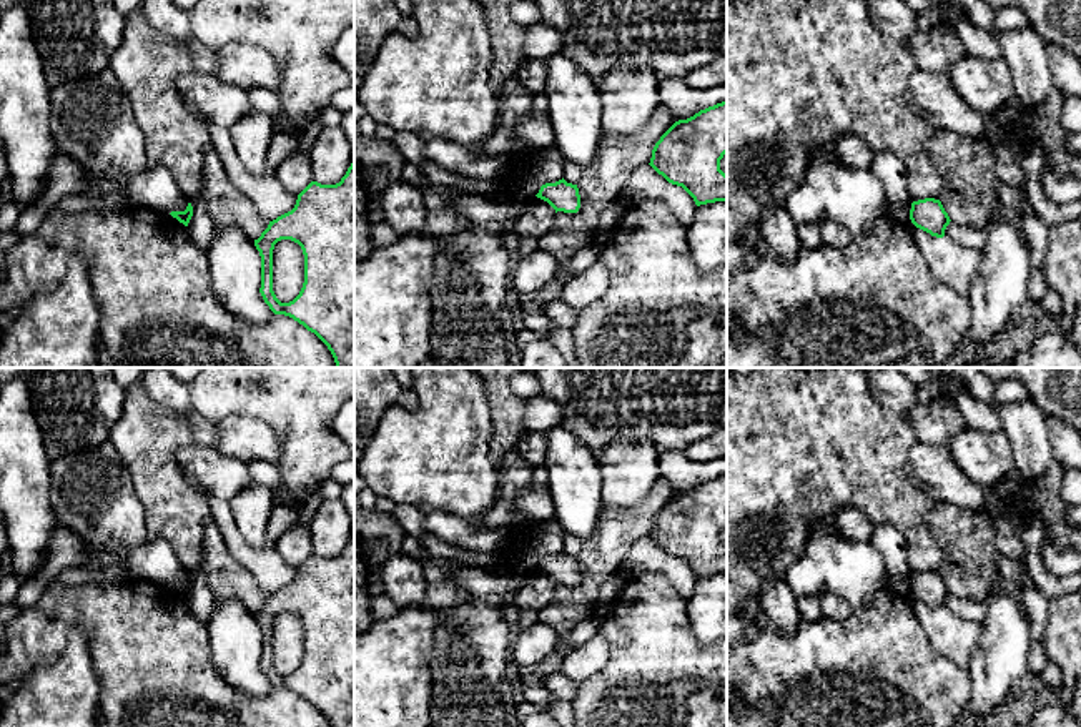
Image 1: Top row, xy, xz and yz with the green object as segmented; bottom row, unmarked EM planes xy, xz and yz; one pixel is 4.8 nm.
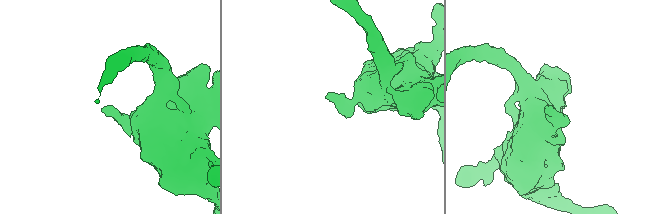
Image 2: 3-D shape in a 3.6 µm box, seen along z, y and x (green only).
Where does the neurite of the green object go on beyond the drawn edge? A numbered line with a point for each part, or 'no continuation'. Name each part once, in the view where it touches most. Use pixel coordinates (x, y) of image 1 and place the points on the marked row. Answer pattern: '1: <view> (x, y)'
no continuation

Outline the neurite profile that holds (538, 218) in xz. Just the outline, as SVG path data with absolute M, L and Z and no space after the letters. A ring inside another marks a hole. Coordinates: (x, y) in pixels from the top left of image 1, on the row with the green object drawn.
M537 196L524 200L524 205L516 221L516 238L542 238L552 230L555 210Z

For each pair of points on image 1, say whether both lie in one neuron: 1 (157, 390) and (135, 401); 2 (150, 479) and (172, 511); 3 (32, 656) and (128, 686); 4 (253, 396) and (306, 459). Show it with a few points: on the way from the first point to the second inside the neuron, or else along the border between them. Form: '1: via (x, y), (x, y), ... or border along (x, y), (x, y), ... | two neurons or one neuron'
1: border along (142, 385), (157, 405), (182, 413) | two neurons
2: via (158, 488), (172, 503) | one neuron
3: via (55, 624), (60, 619), (83, 619), (118, 654) | one neuron
4: via (270, 408), (305, 443) | one neuron

